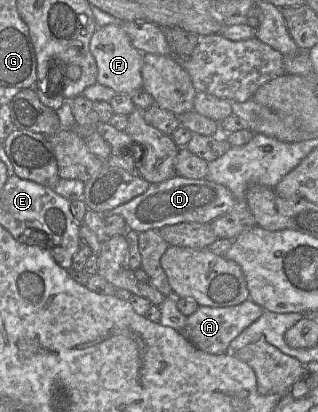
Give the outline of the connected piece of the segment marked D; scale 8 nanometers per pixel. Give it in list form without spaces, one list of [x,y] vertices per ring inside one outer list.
[[[175,175],[163,182],[150,184],[143,194],[101,215],[121,215],[127,223],[128,230],[142,233],[183,222],[209,224],[241,204],[244,203],[239,203],[224,185],[206,178],[190,179]]]

